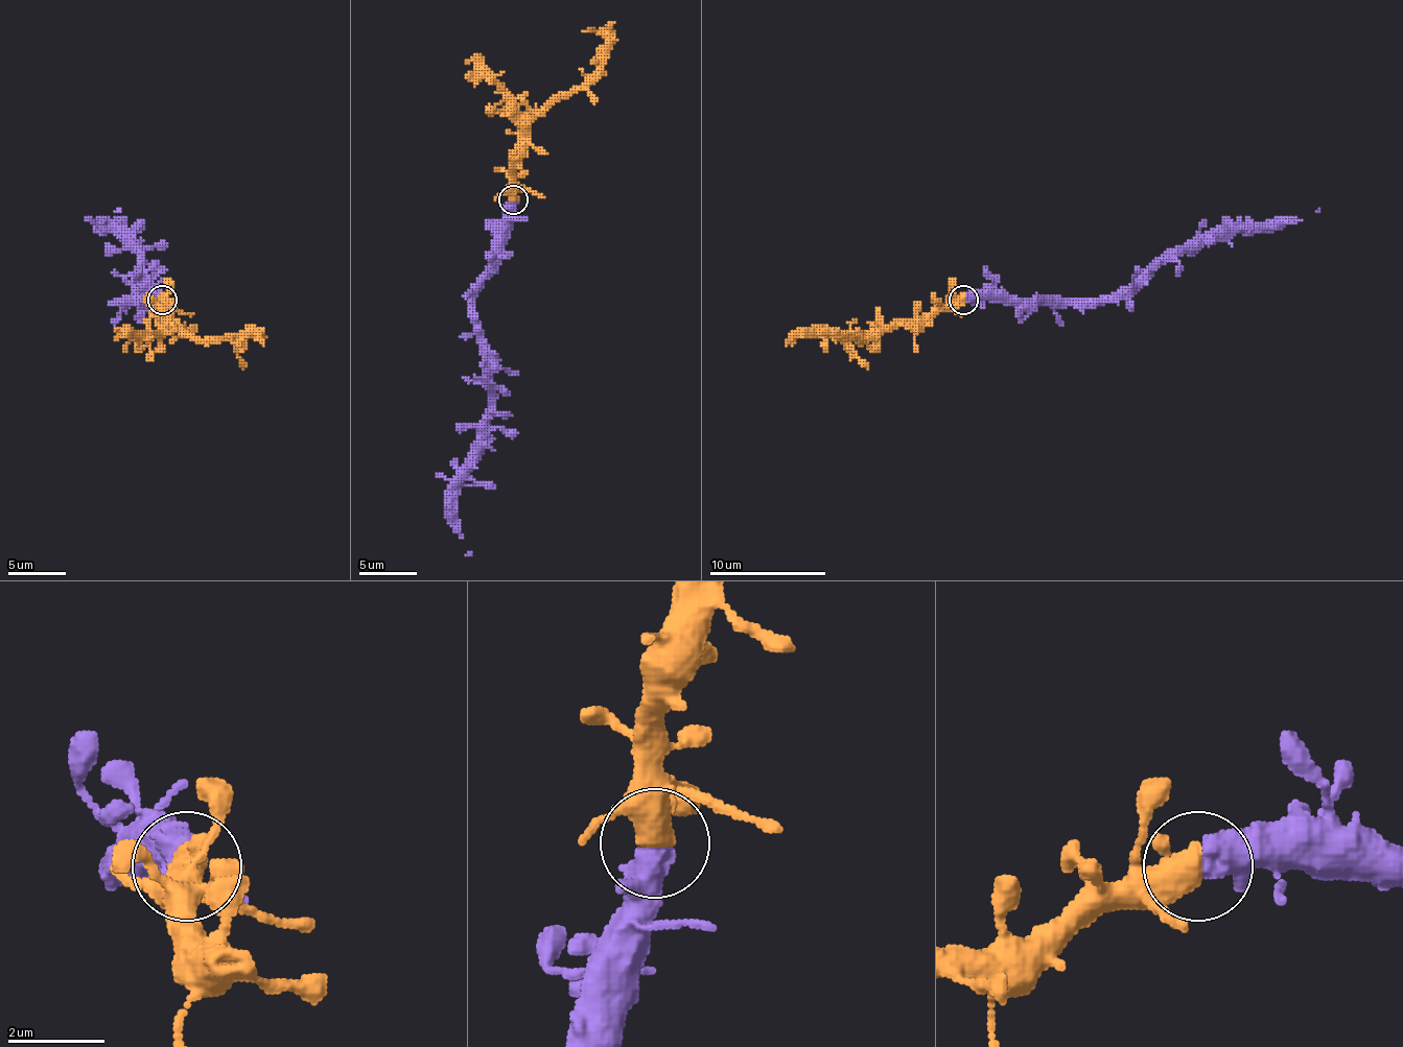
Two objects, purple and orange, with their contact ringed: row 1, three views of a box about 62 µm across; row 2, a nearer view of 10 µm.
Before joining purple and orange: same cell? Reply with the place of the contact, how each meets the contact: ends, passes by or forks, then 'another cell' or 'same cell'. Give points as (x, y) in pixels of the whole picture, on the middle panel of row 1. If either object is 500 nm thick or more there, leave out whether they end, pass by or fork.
(513, 199) | same cell

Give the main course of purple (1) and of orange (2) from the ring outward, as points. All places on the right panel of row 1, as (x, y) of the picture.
1: (963, 299), (1098, 302), (1127, 293), (1171, 258), (1229, 240), (1261, 223), (1295, 223), (1319, 209)
2: (963, 299), (949, 299), (911, 319), (896, 319), (867, 339), (850, 339), (833, 334), (800, 334), (795, 342)

